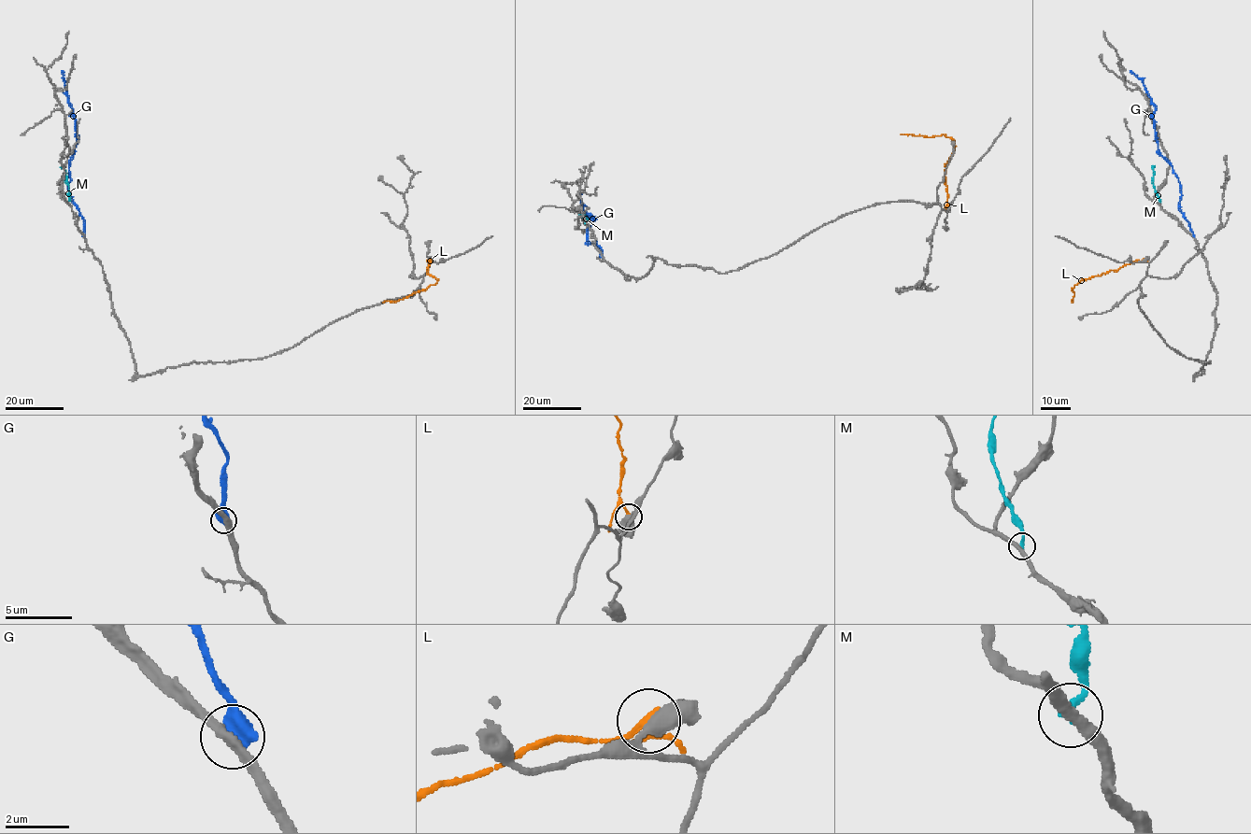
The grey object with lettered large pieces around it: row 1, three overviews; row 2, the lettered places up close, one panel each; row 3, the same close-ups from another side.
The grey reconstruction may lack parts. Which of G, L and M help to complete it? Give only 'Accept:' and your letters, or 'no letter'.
Accept: no letter

